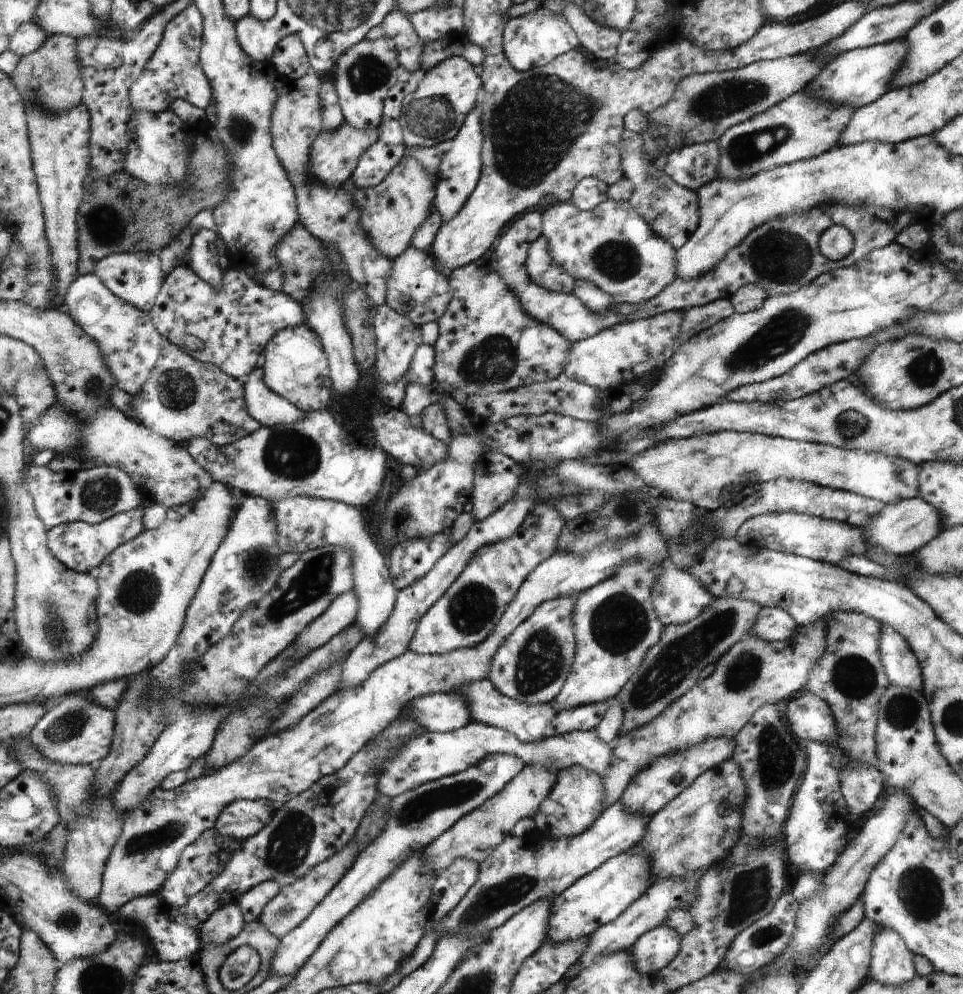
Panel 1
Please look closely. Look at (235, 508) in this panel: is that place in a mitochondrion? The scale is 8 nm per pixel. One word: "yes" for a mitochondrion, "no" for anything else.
no

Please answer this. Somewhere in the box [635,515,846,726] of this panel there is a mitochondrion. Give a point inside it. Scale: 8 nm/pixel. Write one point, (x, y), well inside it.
(741, 674)

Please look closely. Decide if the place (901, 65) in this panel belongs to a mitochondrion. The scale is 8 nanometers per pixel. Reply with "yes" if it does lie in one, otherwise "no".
no

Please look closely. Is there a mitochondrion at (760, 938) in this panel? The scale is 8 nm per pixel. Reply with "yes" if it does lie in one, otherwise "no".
yes

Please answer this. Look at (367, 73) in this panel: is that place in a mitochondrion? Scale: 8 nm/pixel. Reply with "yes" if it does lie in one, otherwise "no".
yes

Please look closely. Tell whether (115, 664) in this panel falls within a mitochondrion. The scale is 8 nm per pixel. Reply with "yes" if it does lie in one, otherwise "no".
no

